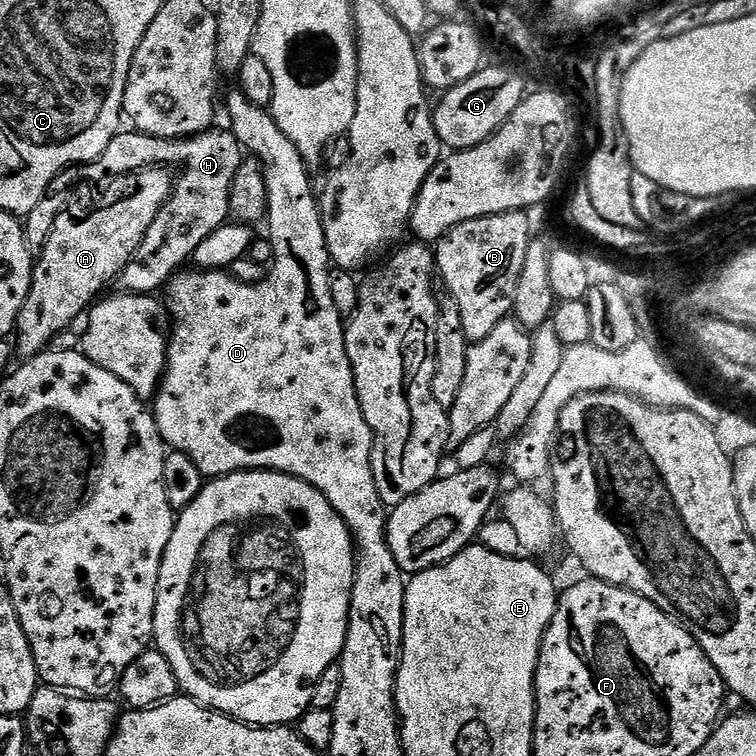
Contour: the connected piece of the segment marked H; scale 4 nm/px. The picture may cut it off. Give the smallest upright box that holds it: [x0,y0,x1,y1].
[23,126,246,293]

